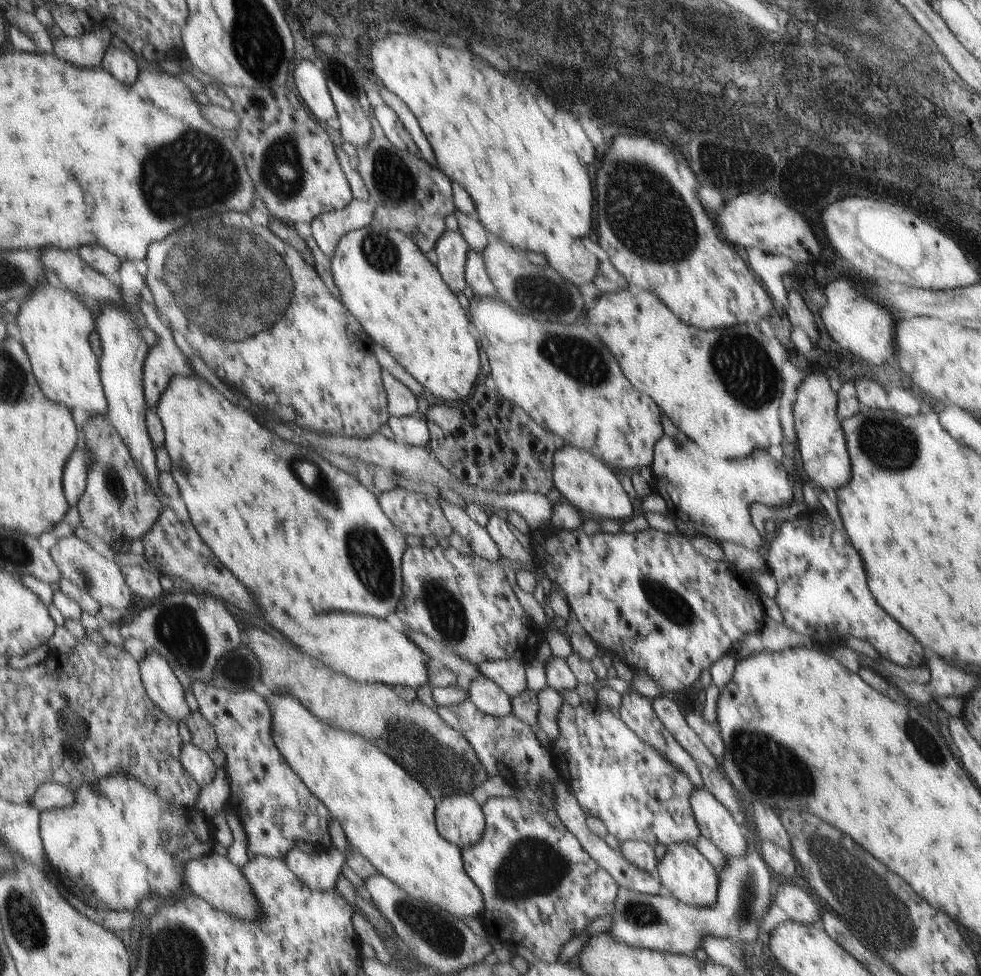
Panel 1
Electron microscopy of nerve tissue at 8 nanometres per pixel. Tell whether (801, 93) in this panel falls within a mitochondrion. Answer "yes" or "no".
yes

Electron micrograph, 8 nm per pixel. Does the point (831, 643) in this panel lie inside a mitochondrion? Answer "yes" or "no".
no

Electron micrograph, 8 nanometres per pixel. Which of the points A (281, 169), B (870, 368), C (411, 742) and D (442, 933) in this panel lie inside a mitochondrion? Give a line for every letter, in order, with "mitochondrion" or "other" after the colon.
A: mitochondrion
B: other
C: mitochondrion
D: mitochondrion

